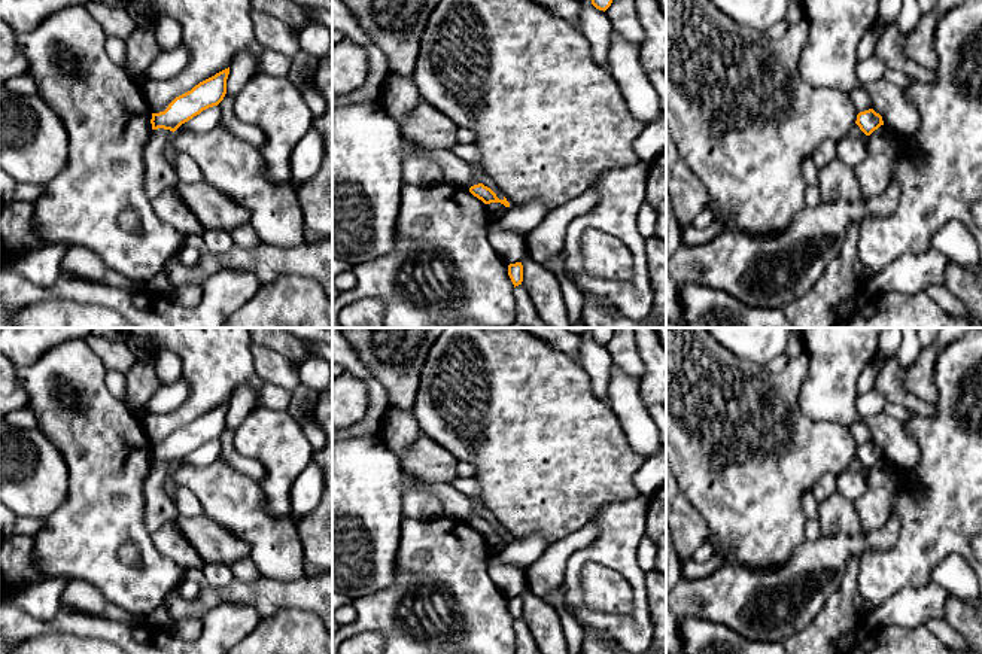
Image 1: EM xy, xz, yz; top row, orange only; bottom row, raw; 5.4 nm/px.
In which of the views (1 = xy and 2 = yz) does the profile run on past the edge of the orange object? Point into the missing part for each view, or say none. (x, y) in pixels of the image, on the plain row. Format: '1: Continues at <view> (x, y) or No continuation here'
1: No continuation here
2: No continuation here

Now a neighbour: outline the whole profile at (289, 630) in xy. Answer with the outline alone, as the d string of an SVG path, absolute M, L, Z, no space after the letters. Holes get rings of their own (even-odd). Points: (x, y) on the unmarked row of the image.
M282 609L262 618L255 630L227 654L332 654L332 633L313 612Z

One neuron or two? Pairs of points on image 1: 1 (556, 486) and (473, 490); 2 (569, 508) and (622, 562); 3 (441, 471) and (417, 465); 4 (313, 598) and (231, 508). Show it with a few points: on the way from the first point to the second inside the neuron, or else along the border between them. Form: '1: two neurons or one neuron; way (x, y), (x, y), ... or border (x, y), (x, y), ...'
1: two neurons; border (474, 475), (480, 489), (479, 498)
2: two neurons; border (622, 499), (605, 504), (592, 519)
3: one neuron; way (435, 465), (423, 465)
4: two neurons; border (309, 569), (291, 580), (271, 580), (261, 574)

